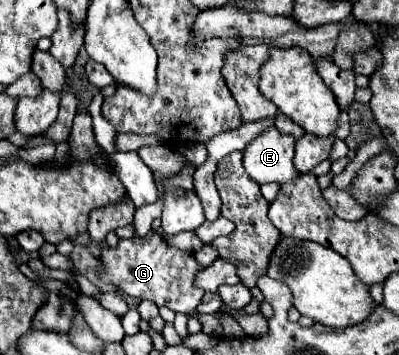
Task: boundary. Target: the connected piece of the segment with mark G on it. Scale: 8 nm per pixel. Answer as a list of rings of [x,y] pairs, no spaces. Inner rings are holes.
[[[149,233],[141,239],[119,239],[117,247],[101,249],[101,267],[97,271],[103,283],[115,285],[119,291],[137,297],[149,299],[157,307],[167,305],[175,313],[195,315],[195,307],[201,303],[205,291],[195,287],[195,275],[201,265],[195,261],[193,253],[181,251],[169,245],[161,235]]]

